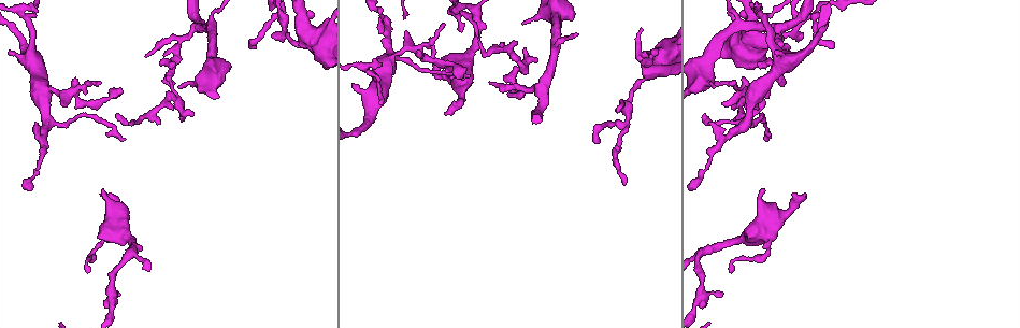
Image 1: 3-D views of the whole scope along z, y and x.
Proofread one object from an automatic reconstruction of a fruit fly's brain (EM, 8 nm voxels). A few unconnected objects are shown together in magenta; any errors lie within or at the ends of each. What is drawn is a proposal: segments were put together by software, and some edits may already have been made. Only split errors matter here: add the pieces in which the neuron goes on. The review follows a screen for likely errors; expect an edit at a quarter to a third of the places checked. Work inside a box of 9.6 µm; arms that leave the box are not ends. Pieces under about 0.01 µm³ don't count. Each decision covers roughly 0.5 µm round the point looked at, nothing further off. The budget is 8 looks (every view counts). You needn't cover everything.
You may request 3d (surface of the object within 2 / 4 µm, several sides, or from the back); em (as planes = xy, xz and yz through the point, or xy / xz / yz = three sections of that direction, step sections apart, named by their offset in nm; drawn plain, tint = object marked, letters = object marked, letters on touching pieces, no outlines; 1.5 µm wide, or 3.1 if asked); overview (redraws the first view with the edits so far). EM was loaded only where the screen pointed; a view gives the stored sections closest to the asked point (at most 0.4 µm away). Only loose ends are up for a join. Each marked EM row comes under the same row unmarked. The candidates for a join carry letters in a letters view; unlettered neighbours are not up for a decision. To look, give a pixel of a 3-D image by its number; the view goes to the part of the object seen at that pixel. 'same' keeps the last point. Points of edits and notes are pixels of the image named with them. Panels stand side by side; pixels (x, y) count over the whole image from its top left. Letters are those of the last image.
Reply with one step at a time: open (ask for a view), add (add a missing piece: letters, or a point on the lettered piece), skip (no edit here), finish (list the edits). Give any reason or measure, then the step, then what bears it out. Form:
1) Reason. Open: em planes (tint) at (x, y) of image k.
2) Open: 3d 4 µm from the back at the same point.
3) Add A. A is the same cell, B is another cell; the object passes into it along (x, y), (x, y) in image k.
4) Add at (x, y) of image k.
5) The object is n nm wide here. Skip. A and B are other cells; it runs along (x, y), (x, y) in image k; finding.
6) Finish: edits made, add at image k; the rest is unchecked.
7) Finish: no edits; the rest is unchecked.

Thin end. Open: em planes (letters) at (468, 76) of image 1.

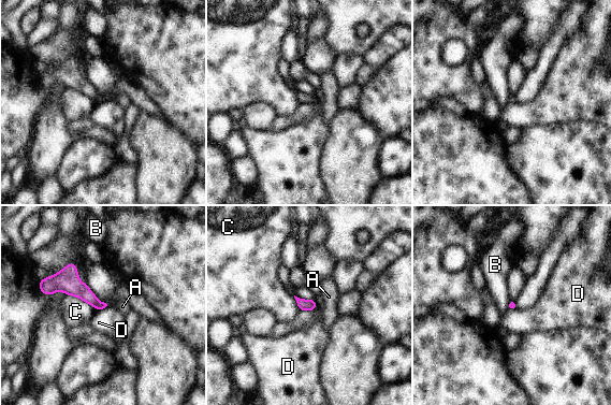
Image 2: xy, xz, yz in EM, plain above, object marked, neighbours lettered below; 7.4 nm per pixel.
Skip. A, B, C and D are other cells; a border runs along (110, 305), (98, 312) in image 2; none of them fits.

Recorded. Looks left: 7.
Branch stops here. Open: em planes (letters) at (805, 196) of image 1.

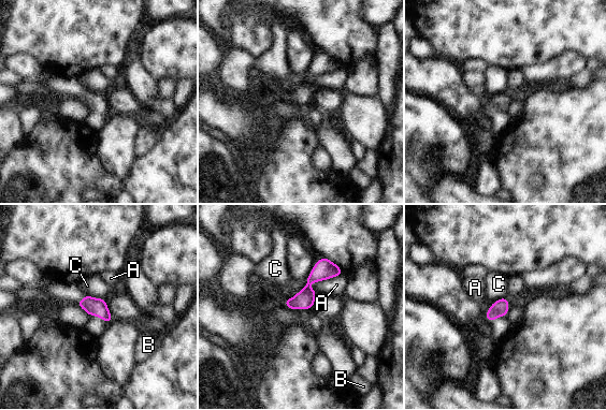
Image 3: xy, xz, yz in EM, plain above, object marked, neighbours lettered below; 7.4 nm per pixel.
The longest contact is with A, 300 nm. Skip. A, B and C are other cells; it runs along (326, 261), (290, 305) in image 3; no lettered piece goes on from it.

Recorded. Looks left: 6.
An open end. Open: 3d 2 µm at (722, 296) of image 1.

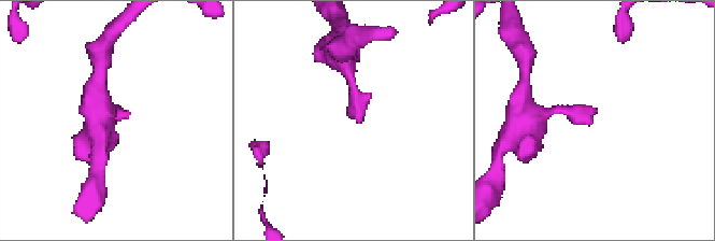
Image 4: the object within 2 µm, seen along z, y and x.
Need the tissue. Open: em planes (letters) at (355, 117) of image 4.

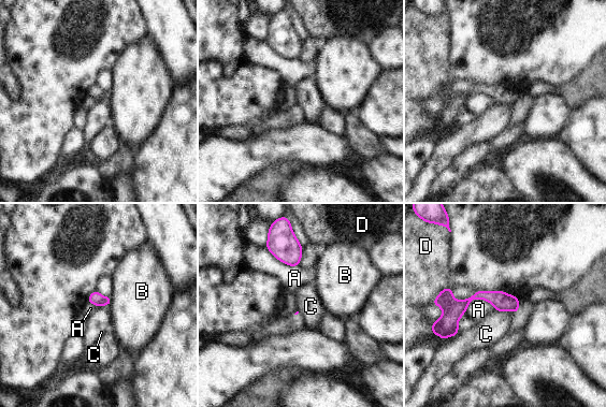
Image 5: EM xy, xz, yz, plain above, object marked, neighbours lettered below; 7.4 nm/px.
Skip. A, B, C and D are other cells; a border runs along (495, 309), (514, 313) in image 5; no lettered piece goes on from it.

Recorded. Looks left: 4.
Finish: no edits; the rest is unchecked.

